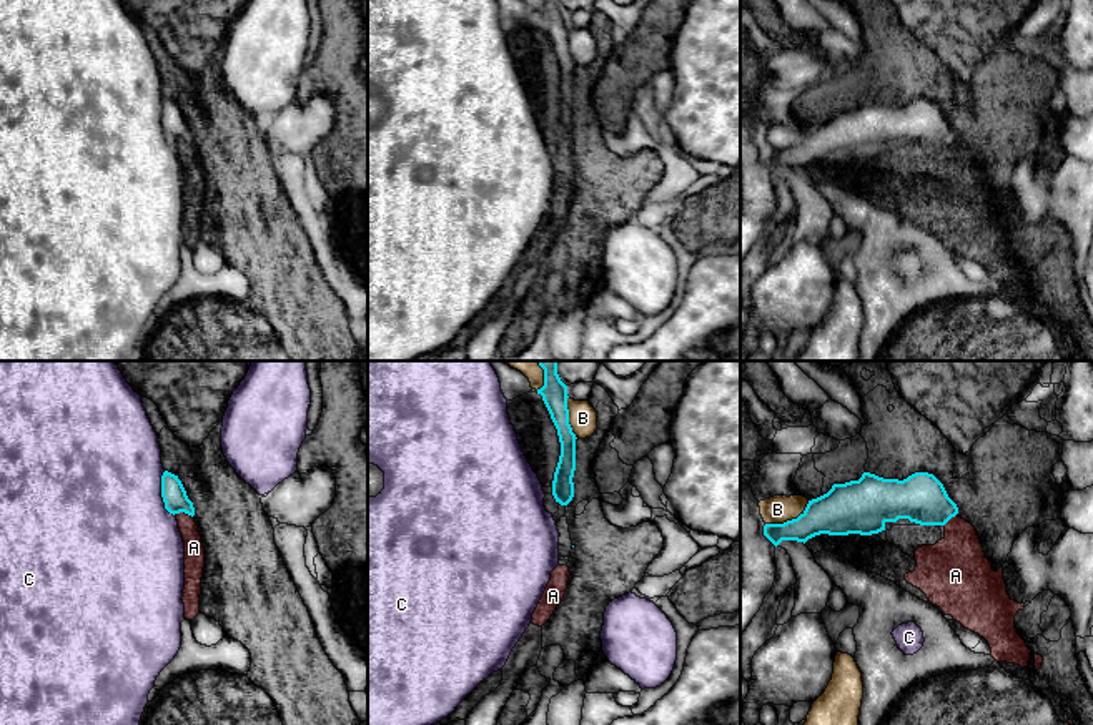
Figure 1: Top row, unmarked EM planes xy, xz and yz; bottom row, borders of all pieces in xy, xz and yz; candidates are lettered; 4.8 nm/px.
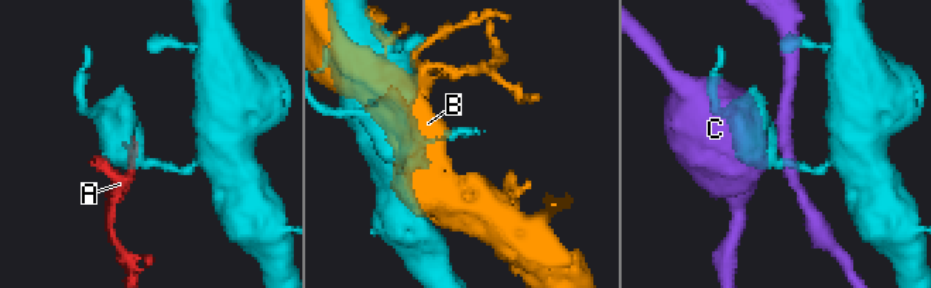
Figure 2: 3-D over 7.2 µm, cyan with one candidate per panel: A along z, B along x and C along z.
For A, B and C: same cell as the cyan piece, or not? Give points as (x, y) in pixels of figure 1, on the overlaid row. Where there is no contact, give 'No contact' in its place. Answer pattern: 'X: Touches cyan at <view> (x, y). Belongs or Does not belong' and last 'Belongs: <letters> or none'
A: Touches cyan at xy (183, 511). Belongs
B: Touches cyan at yz (789, 521). Does not belong
C: Touches cyan at xy (162, 494). Does not belong
Belongs: A

